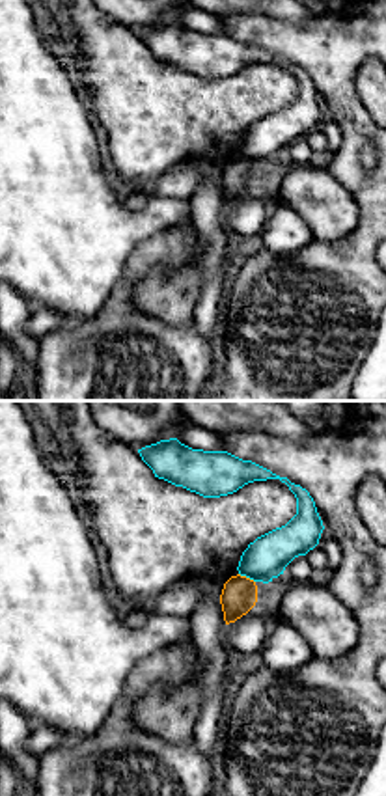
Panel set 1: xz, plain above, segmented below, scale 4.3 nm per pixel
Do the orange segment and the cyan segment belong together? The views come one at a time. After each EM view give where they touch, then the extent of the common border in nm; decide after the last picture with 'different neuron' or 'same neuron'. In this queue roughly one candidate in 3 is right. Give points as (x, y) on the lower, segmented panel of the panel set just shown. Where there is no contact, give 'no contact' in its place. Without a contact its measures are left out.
contact (245, 576); length 80 nm

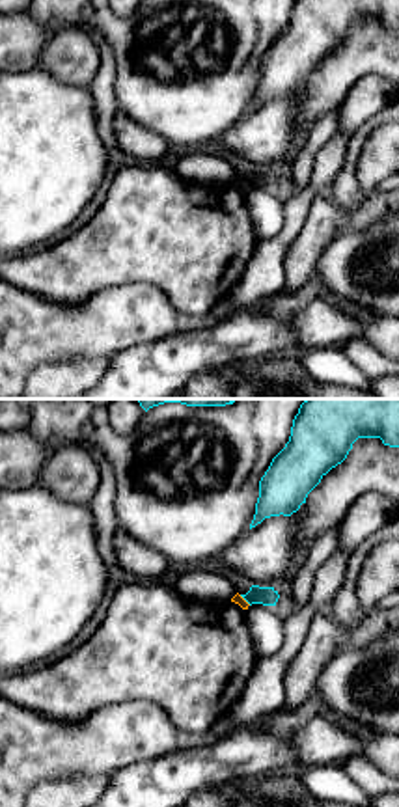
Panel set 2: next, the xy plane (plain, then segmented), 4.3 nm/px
contact (243, 599); length 70 nm

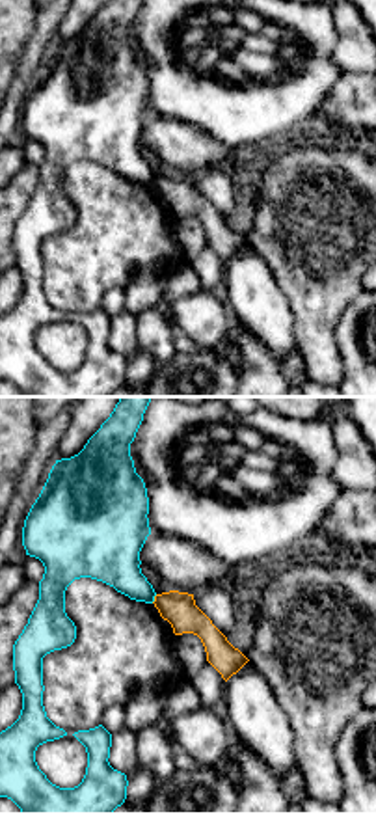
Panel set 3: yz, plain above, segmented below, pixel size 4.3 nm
contact (155, 598); length 50 nm

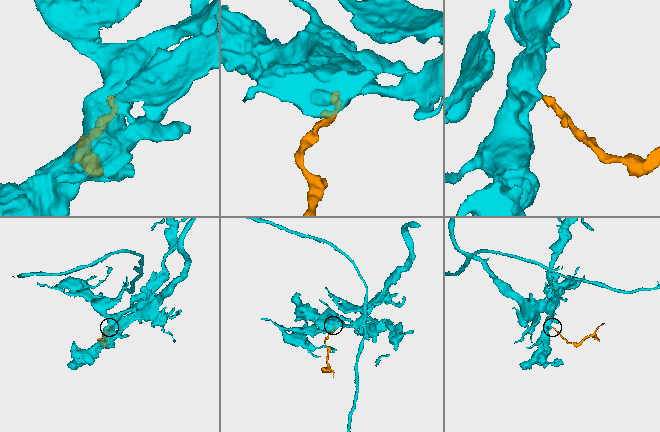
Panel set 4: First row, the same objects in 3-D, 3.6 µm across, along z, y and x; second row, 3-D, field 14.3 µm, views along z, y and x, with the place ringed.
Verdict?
different neuron

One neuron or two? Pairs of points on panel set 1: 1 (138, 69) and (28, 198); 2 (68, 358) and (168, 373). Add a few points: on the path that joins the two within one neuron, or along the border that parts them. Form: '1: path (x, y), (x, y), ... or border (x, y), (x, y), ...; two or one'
1: border (82, 97), (96, 120); two
2: path (92, 373), (144, 373); one

